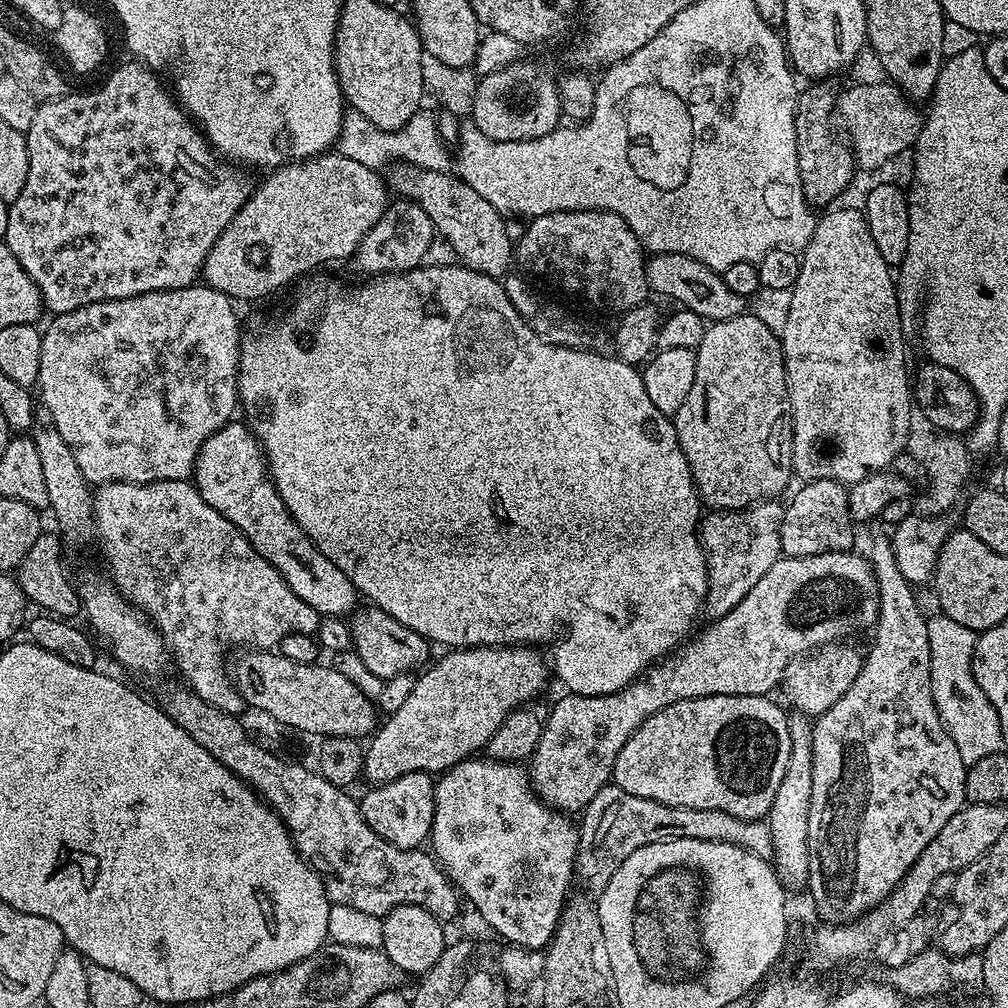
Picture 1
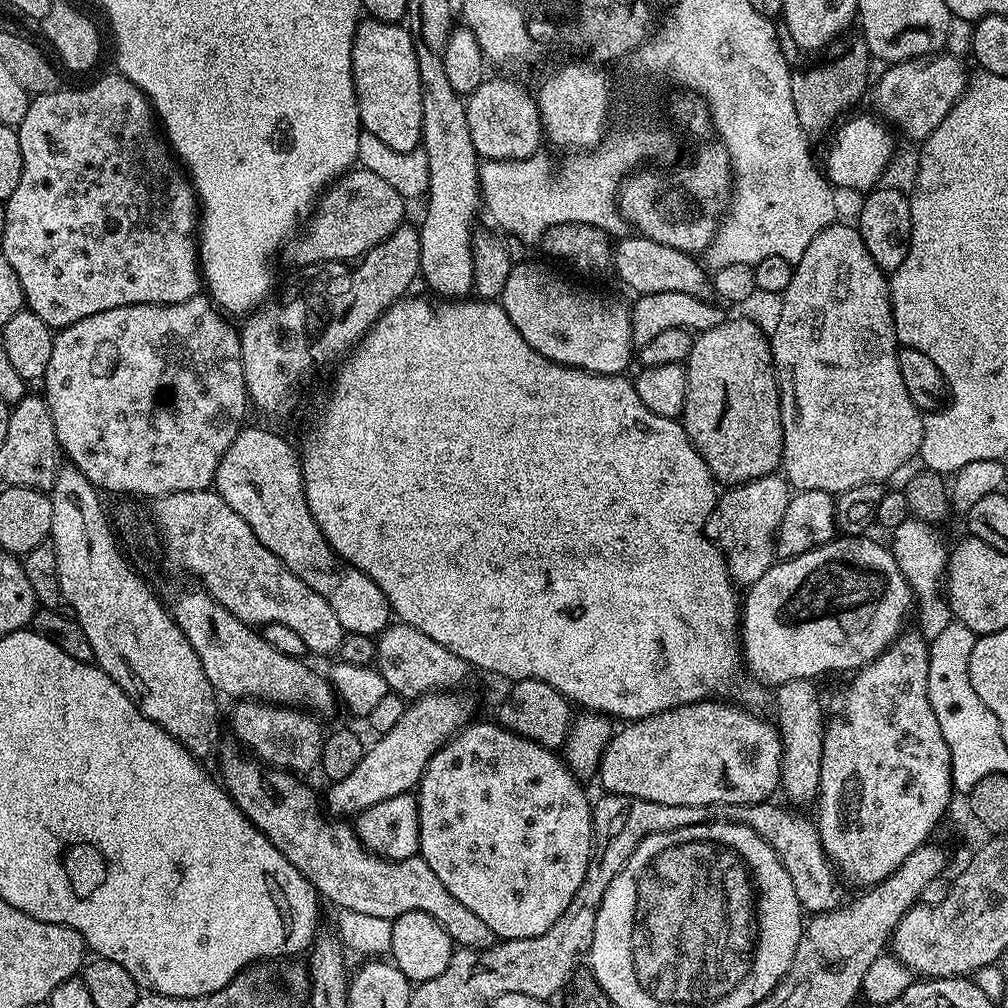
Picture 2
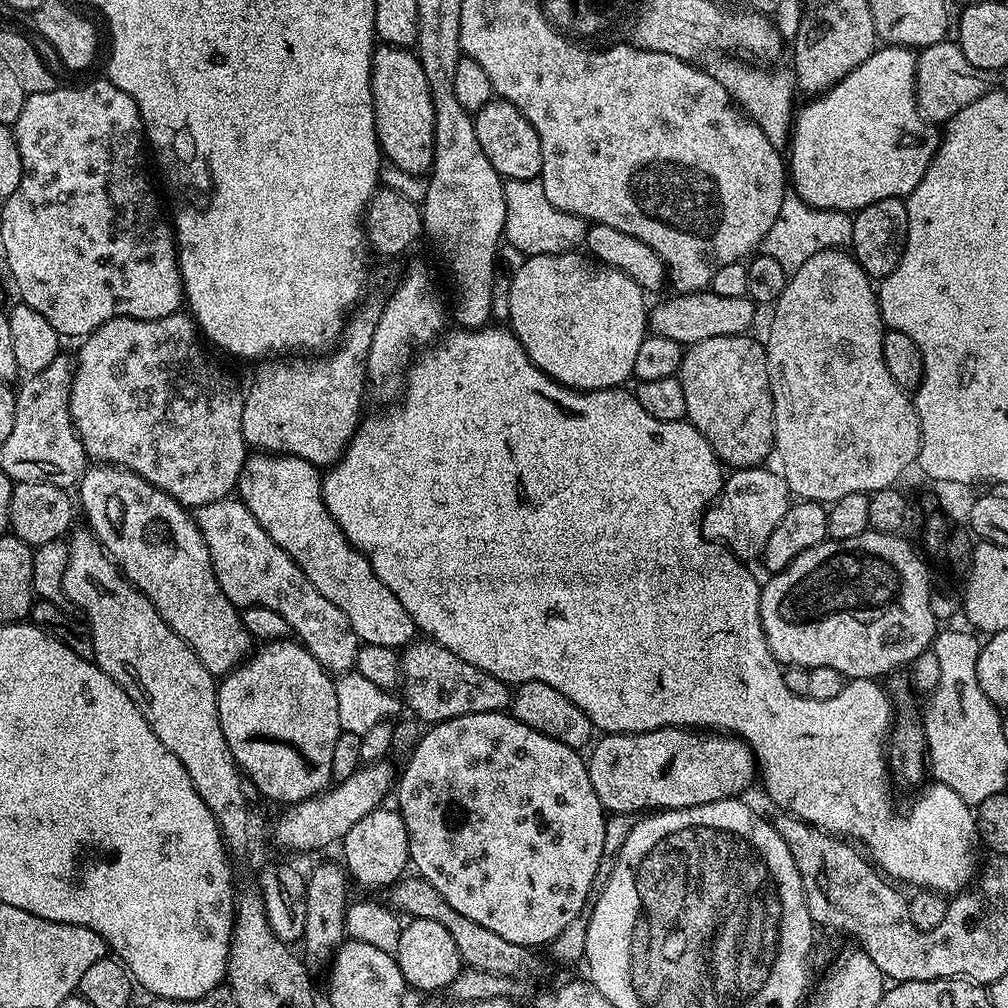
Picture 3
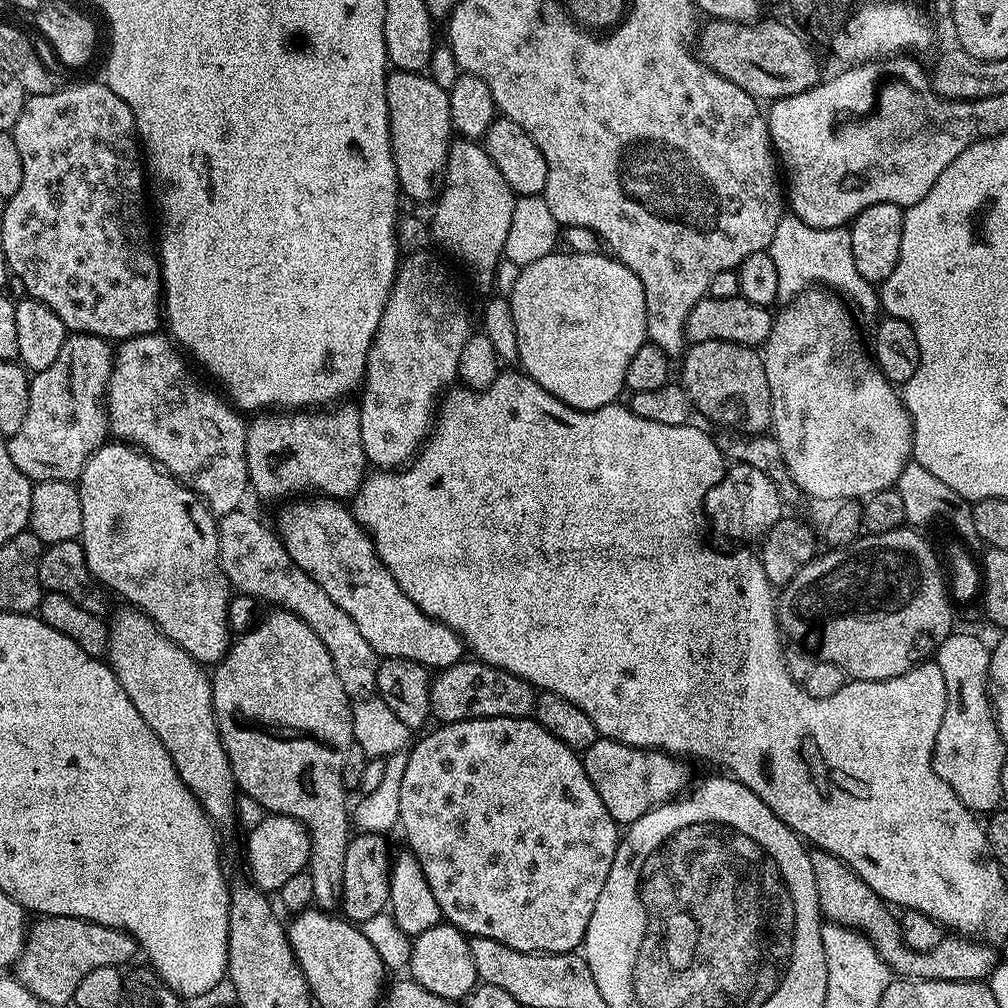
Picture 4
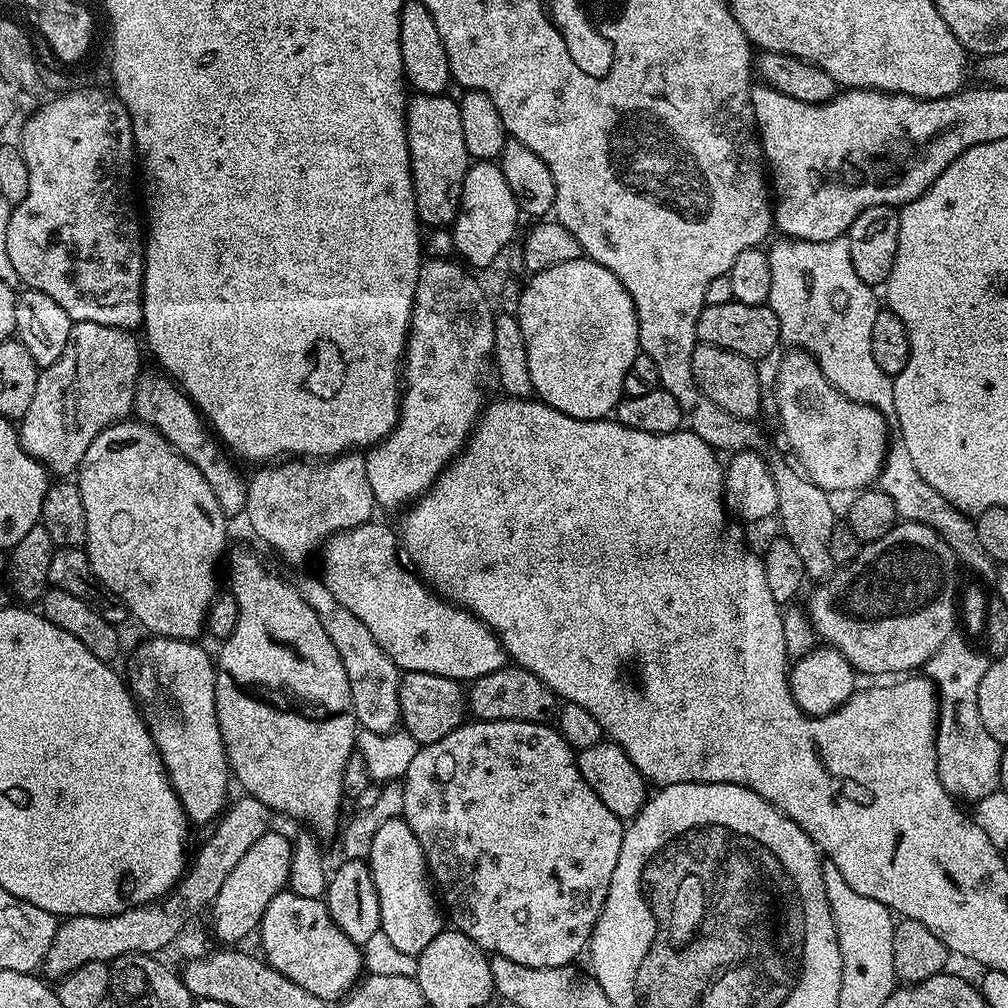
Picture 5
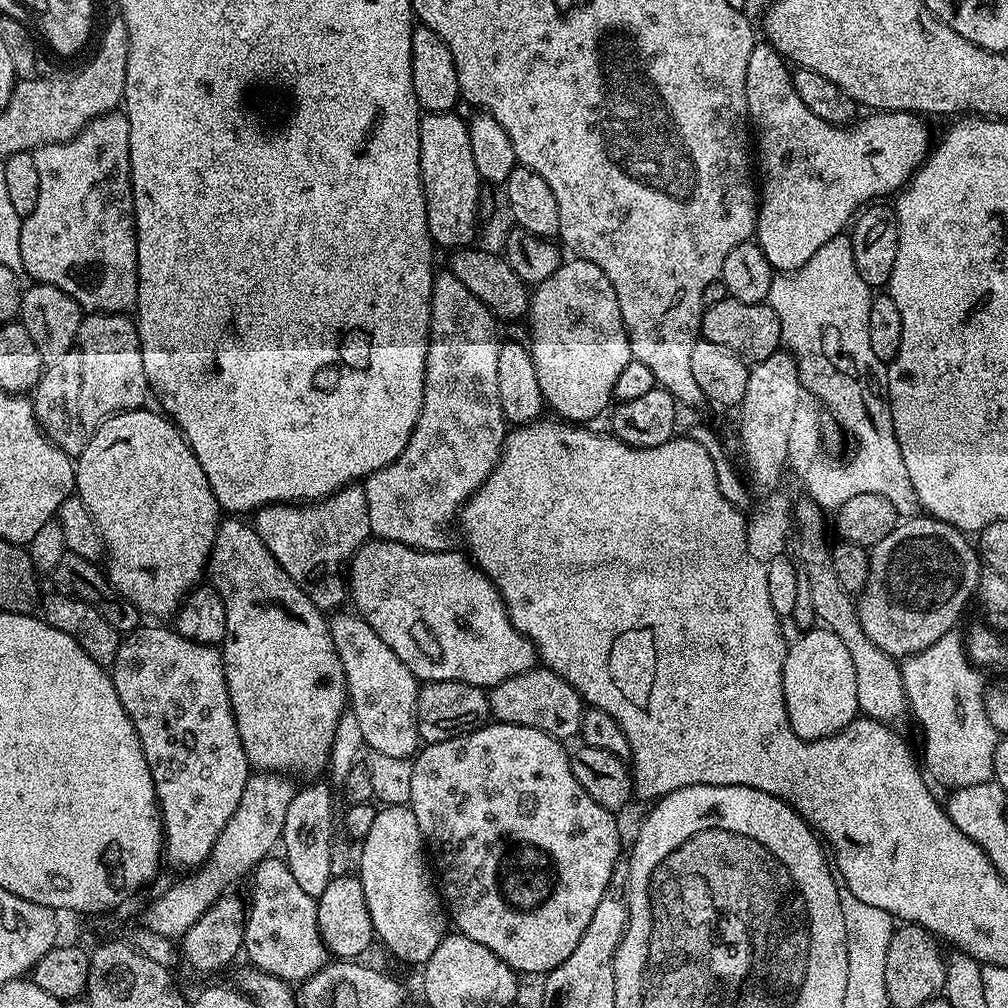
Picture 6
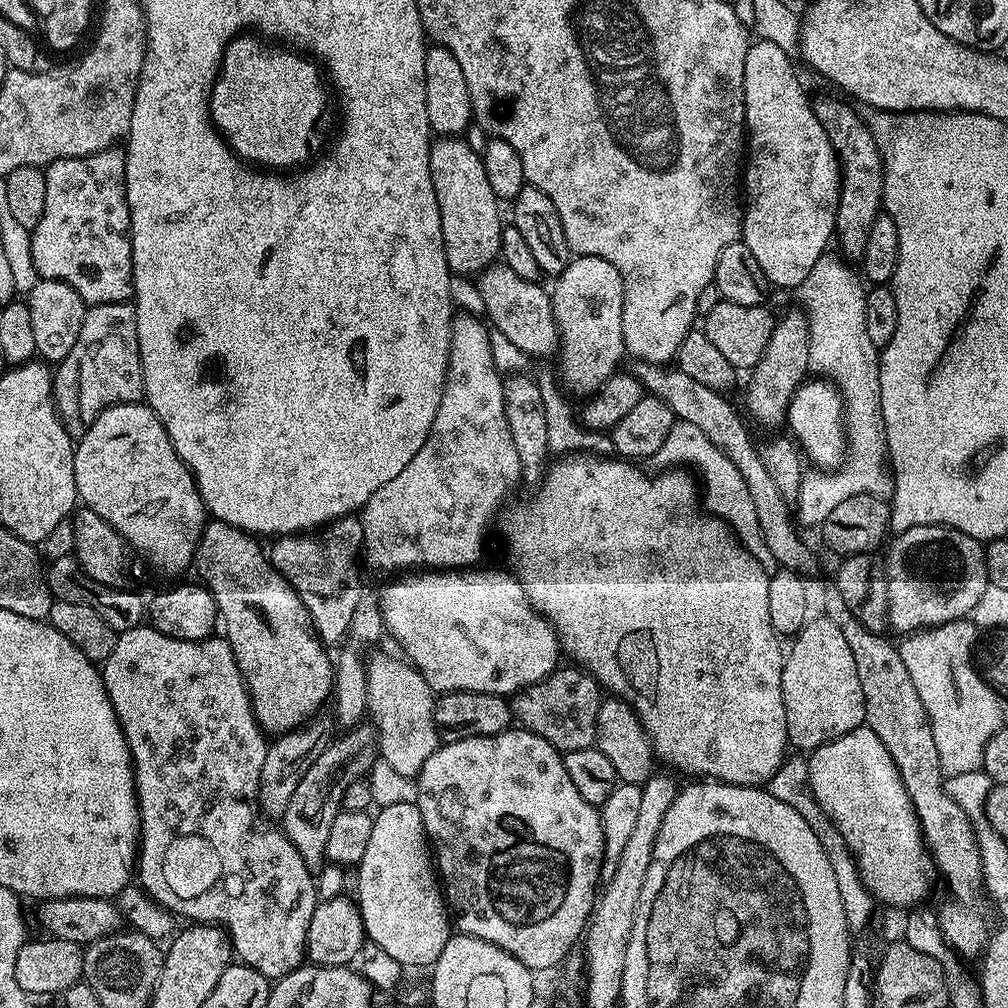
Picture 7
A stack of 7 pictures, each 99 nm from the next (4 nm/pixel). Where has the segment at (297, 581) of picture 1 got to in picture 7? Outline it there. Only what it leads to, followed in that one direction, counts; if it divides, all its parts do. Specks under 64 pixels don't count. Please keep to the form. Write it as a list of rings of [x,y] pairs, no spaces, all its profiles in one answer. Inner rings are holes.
[[[484,567],[404,574],[393,579],[396,581],[378,596],[387,635],[400,643],[407,663],[426,678],[433,693],[481,692],[508,698],[523,688],[547,680],[561,663],[562,649],[556,627],[532,606],[516,577],[508,570],[499,572],[496,568]]]

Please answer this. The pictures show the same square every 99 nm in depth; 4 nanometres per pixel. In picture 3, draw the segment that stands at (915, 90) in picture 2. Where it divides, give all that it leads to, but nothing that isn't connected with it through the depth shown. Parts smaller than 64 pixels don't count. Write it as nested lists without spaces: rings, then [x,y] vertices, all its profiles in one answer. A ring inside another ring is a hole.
[[[945,38],[929,48],[919,49],[915,57],[916,65],[916,101],[923,116],[933,122],[947,122],[958,110],[970,106],[970,102],[978,102],[978,98],[993,91],[993,73],[982,70],[978,66],[970,66],[966,62],[966,54],[962,54],[959,43]]]

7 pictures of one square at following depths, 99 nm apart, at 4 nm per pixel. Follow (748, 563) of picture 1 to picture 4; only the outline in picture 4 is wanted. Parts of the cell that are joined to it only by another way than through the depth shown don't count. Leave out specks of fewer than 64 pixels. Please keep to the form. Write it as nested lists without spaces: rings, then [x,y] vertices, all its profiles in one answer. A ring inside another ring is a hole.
[[[733,463],[704,499],[704,514],[711,531],[713,528],[724,540],[740,540],[736,542],[759,541],[781,520],[783,508],[785,501],[781,500],[774,482],[749,464]]]

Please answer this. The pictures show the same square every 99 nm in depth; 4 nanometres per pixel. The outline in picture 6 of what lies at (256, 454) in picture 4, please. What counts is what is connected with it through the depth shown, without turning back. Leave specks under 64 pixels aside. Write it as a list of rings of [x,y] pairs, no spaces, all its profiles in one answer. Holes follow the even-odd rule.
[[[359,483],[339,488],[325,500],[298,504],[267,504],[264,508],[256,509],[254,527],[259,538],[266,544],[266,549],[270,550],[282,570],[286,570],[286,574],[294,578],[294,582],[308,595],[310,602],[314,602],[314,606],[322,610],[336,610],[343,605],[340,604],[343,600],[349,599],[348,582],[344,573],[346,565],[372,536],[370,506],[366,506],[366,494]]]

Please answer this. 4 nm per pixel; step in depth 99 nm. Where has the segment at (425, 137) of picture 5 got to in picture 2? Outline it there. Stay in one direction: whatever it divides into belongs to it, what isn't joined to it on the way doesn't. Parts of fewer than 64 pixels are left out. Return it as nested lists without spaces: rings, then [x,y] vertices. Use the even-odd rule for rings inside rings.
[[[371,18],[361,19],[354,38],[352,69],[361,129],[386,142],[390,150],[417,151],[423,134],[423,90],[419,84],[415,44],[408,28]]]

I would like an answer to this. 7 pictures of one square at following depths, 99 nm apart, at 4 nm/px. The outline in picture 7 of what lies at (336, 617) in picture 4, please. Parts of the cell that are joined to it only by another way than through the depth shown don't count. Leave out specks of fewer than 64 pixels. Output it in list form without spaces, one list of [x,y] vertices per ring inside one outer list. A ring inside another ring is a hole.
[[[376,656],[367,661],[367,715],[376,730],[379,759],[390,762],[398,774],[415,778],[420,775],[426,760],[440,747],[442,736],[434,718],[436,700],[432,687],[419,670],[400,660],[392,656]]]

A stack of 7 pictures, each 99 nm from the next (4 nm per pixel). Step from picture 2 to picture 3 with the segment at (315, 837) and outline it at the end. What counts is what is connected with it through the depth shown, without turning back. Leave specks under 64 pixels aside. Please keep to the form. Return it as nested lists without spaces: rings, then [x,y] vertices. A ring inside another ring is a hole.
[[[416,874],[410,876],[397,880],[387,889],[387,903],[405,917],[417,920],[430,918],[434,922],[442,922],[442,926],[450,930],[450,938],[454,938],[454,946],[458,946],[458,954],[467,967],[482,970],[486,974],[513,978],[524,978],[527,972],[535,968],[533,949],[523,948],[514,942],[506,942],[506,938],[494,934],[494,930],[486,930],[486,926],[478,926],[478,922],[458,914],[458,910],[454,910],[454,906],[450,906],[450,902],[446,902],[446,898],[442,898],[442,894],[434,890],[434,886],[430,886],[430,882],[421,880]]]

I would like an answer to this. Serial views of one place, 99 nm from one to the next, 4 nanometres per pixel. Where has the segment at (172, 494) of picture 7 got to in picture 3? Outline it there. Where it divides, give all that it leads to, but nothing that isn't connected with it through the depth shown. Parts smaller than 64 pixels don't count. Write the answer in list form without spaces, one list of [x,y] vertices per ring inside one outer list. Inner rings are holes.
[[[102,464],[99,466],[89,467],[88,471],[84,473],[84,477],[80,479],[78,485],[80,491],[80,500],[78,496],[78,504],[84,507],[84,516],[88,519],[87,527],[100,541],[113,563],[117,568],[123,572],[124,577],[133,584],[134,587],[140,591],[143,596],[150,598],[152,604],[158,610],[158,614],[162,614],[162,618],[170,626],[170,630],[174,630],[174,634],[178,634],[178,638],[182,638],[190,646],[190,650],[194,650],[194,654],[202,662],[202,666],[206,666],[206,670],[210,670],[210,674],[217,678],[223,678],[229,672],[233,672],[239,668],[245,660],[248,659],[250,653],[254,648],[254,641],[250,633],[246,630],[244,625],[244,618],[241,609],[237,608],[235,604],[230,602],[230,598],[226,598],[226,594],[222,594],[222,586],[218,586],[218,578],[216,571],[212,565],[210,558],[210,550],[206,546],[206,542],[202,538],[202,534],[198,530],[193,513],[185,508],[183,504],[178,503],[170,494],[166,494],[161,488],[156,488],[150,482],[146,482],[138,474],[134,474],[128,468],[117,468],[114,464]]]

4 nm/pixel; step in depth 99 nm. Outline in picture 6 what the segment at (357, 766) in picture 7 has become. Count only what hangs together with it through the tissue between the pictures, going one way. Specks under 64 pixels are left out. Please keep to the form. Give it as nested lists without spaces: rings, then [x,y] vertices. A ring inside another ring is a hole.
[[[308,784],[301,792],[300,789],[293,791],[290,807],[286,809],[286,826],[282,837],[282,856],[290,874],[294,874],[294,882],[298,882],[298,886],[306,894],[317,898],[332,881],[330,854],[334,841],[331,792],[333,789],[325,784]]]

